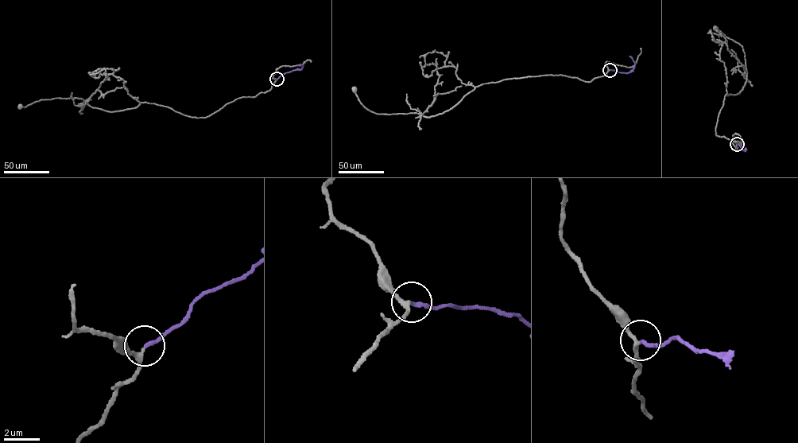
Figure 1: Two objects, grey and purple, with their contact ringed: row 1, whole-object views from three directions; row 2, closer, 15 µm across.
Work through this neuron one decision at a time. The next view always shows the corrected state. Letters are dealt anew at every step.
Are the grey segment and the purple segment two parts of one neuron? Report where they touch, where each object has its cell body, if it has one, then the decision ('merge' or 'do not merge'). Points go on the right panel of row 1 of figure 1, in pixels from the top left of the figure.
at (737, 144); cell body of grey at (715, 28); no cell body on purple; merge

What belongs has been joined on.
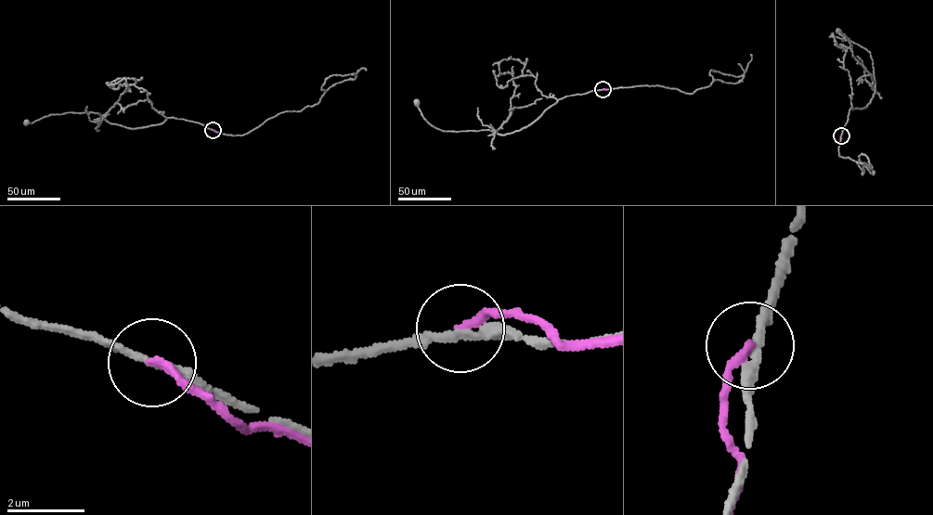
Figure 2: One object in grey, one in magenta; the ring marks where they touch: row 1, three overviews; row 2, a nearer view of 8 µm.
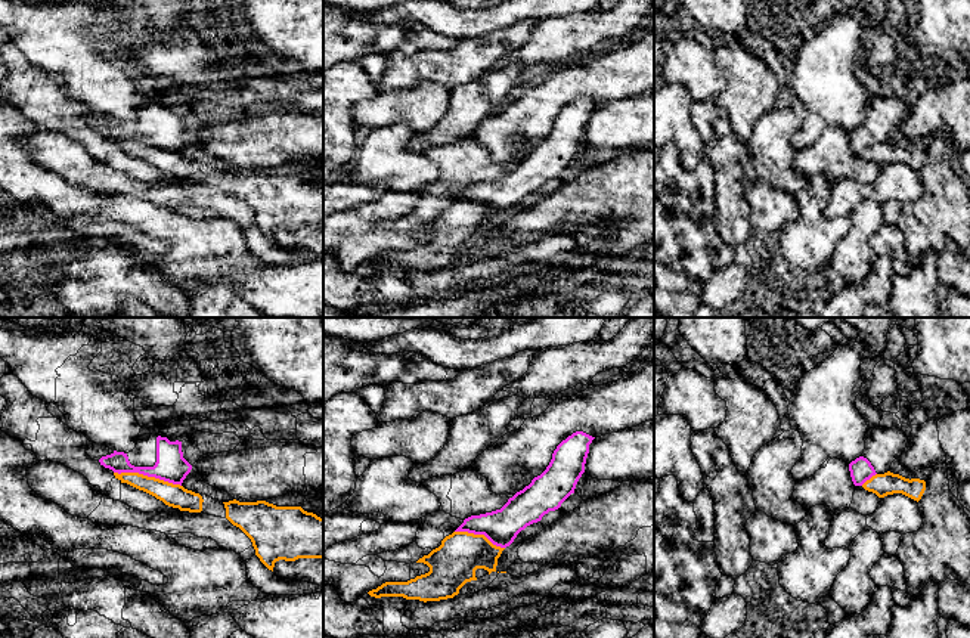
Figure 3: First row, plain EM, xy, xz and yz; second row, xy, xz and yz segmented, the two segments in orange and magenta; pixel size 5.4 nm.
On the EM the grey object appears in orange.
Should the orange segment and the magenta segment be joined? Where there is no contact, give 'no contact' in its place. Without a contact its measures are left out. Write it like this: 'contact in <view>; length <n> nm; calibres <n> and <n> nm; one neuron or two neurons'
contact in xy; length 380 nm; calibres 130 and 170 nm; two neurons

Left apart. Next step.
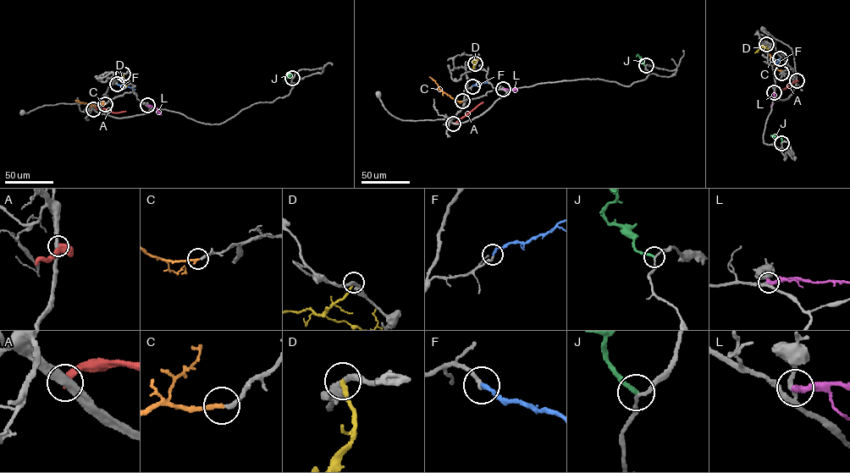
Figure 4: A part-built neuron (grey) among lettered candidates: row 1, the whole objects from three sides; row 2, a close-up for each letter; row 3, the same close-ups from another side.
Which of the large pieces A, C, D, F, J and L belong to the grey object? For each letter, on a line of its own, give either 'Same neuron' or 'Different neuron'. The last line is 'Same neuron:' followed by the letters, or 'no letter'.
A: Different neuron
C: Same neuron
D: Different neuron
F: Same neuron
J: Different neuron
L: Different neuron
Same neuron: C, F

